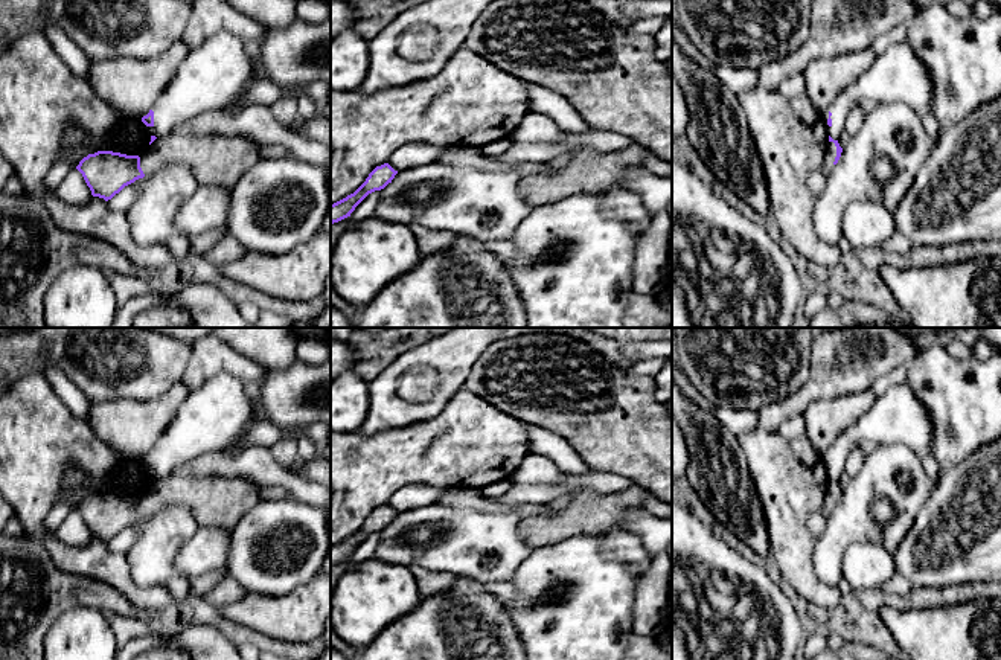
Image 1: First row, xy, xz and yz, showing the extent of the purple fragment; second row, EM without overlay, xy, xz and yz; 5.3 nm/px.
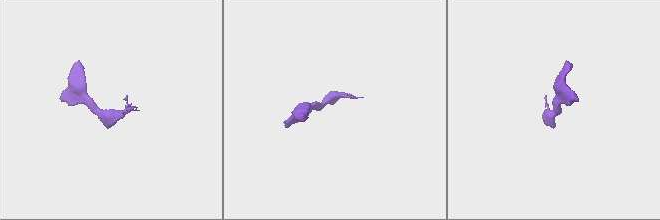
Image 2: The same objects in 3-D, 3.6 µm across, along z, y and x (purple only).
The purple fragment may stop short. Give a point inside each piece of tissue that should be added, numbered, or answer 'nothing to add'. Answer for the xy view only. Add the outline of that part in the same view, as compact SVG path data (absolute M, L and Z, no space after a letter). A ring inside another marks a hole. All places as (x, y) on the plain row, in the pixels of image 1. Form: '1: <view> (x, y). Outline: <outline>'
1: xy (215, 502). Outline: M171 474L148 486L146 494L139 497L140 509L145 517L151 517L157 511L168 506L187 506L192 511L198 526L232 529L261 501L259 485L259 482L245 477L183 479Z

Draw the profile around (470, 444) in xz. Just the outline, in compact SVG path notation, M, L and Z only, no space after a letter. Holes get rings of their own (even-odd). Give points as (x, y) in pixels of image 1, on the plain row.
M468 389L457 392L431 419L363 434L331 431L331 546L353 535L369 515L401 488L421 483L431 488L483 488L507 480L530 453L526 425Z

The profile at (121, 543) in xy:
M131 524L125 527L119 535L116 535L111 541L108 541L107 547L111 552L128 552L137 535L139 530Z

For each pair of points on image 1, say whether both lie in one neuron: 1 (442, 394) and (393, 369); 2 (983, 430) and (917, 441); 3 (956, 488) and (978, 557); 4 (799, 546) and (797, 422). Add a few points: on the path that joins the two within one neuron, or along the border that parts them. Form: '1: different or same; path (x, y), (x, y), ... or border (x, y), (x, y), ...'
1: same; path (445, 375), (431, 358), (412, 358)
2: different; border (922, 404), (931, 421), (930, 451)
3: same; path (972, 505), (978, 511), (978, 540)
4: different; border (774, 432), (788, 438), (803, 436)

